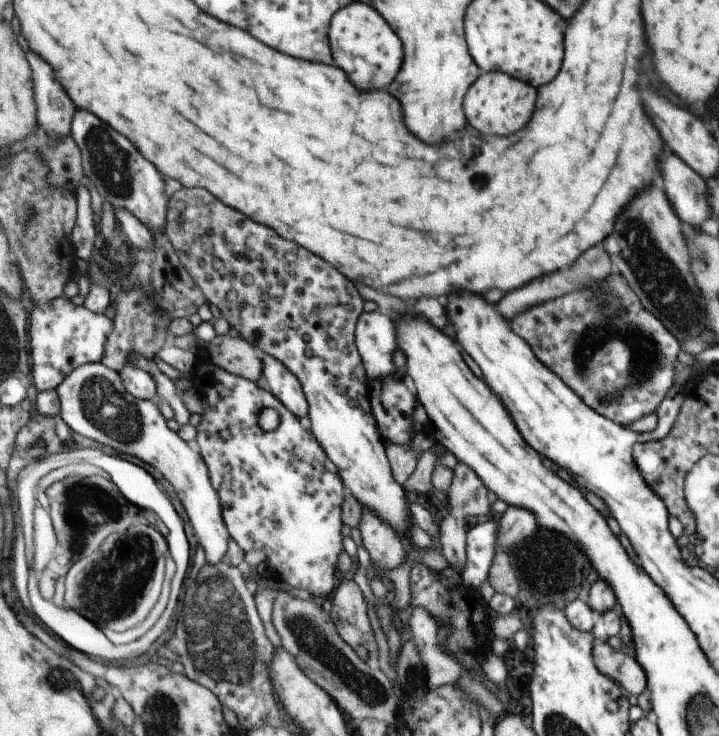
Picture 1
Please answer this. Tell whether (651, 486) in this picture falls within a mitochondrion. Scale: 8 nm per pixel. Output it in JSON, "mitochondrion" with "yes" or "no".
{"mitochondrion":"no"}

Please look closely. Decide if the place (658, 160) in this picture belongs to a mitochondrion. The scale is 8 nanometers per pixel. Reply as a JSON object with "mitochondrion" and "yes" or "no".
{"mitochondrion":"no"}

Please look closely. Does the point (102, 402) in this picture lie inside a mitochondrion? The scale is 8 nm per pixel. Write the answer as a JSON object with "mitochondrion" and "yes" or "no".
{"mitochondrion":"yes"}

